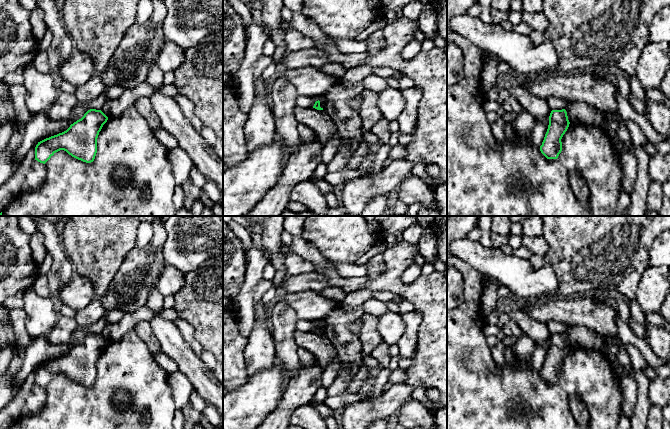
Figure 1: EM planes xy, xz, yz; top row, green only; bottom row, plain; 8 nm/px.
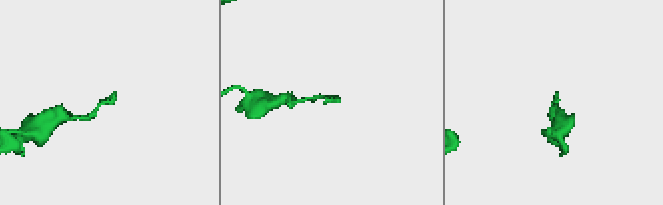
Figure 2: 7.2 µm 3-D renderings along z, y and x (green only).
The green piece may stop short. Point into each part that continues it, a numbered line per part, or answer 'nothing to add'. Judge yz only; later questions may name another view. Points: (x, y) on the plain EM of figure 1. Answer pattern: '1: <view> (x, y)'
nothing to add

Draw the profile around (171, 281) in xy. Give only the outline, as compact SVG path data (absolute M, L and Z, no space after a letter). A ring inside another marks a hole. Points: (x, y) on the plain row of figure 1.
M166 265L157 284L157 288L163 297L174 296L185 283L185 274L171 265Z

